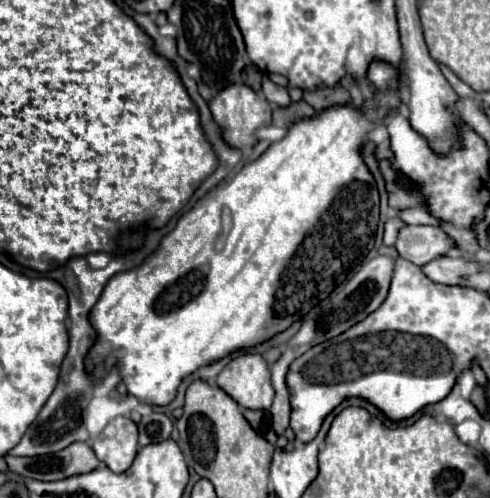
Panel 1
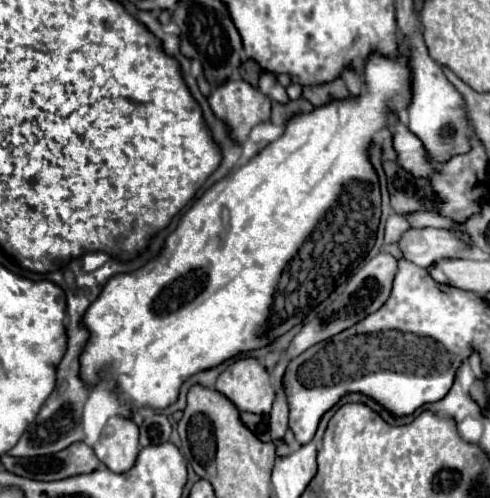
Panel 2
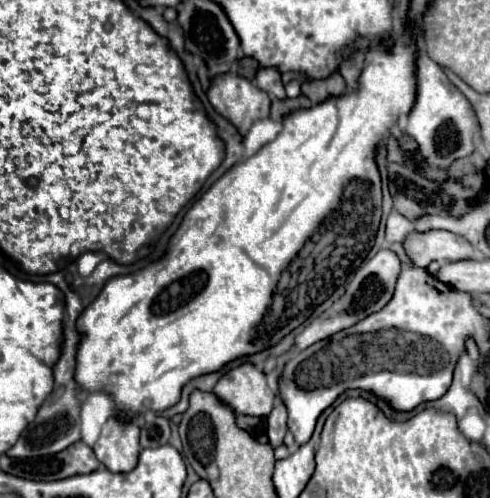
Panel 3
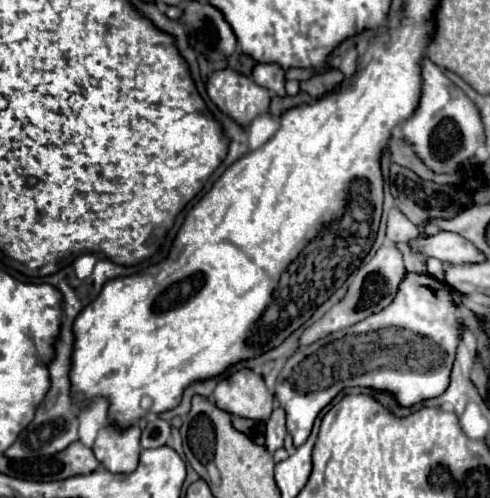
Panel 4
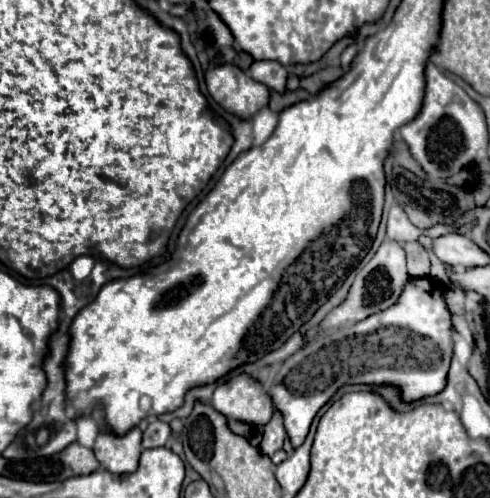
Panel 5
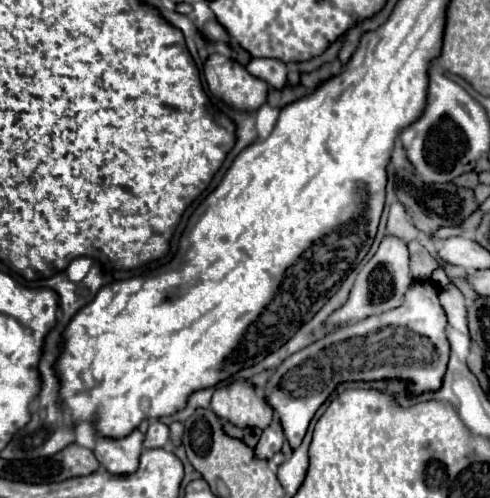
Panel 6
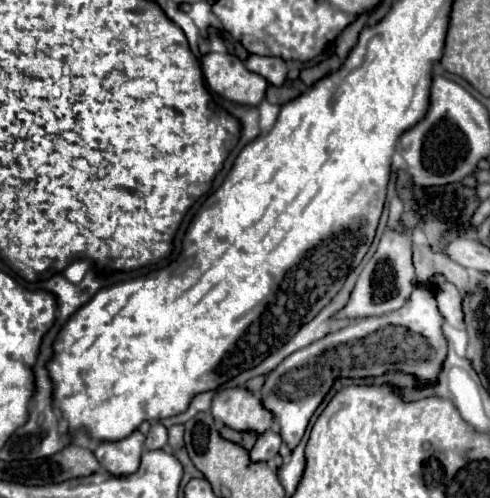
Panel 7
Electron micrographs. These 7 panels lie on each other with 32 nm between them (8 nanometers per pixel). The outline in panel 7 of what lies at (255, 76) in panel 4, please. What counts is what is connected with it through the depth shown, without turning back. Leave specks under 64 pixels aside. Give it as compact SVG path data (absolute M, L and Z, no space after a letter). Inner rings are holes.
M250 56L246 60L246 68L258 76L264 76L272 86L282 86L286 82L286 62L282 58Z

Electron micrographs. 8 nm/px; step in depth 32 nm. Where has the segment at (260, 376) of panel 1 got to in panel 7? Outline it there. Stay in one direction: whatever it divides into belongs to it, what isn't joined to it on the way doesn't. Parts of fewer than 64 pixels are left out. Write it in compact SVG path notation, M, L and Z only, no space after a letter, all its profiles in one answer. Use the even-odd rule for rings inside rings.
M246 386L216 392L212 400L212 416L216 422L222 422L234 430L254 432L266 432L274 422L272 412L268 412L268 408L260 404L260 398L254 398Z

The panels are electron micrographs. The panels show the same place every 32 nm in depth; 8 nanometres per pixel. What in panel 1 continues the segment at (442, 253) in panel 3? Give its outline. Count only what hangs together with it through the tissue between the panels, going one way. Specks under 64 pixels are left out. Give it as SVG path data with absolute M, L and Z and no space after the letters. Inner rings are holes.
M406 224L398 230L396 250L402 258L422 266L442 254L448 254L454 242L438 226L412 226Z

